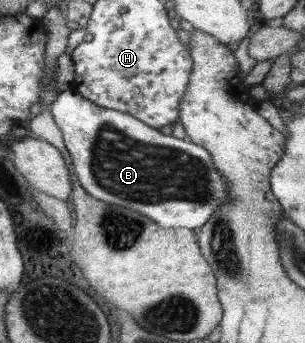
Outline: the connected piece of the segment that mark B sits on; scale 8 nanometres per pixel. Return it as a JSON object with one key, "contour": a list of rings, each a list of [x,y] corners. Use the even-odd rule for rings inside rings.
{"contour":[[[70,90],[62,91],[58,93],[53,104],[50,104],[50,111],[53,117],[53,121],[59,130],[63,144],[65,145],[66,151],[70,156],[70,160],[73,164],[72,171],[76,178],[76,183],[89,194],[95,200],[101,200],[107,204],[119,205],[131,210],[135,210],[139,214],[146,216],[149,220],[152,220],[157,226],[161,228],[187,228],[193,230],[193,228],[201,228],[207,221],[208,218],[215,212],[222,204],[226,204],[229,201],[227,196],[227,186],[225,186],[226,180],[221,178],[218,170],[213,167],[211,162],[211,155],[209,155],[205,148],[192,144],[185,138],[179,140],[179,138],[173,138],[169,136],[163,136],[159,134],[157,130],[145,126],[139,120],[125,114],[124,112],[117,112],[116,110],[109,110],[108,108],[101,108],[96,104],[93,104],[90,100],[79,96],[77,93],[73,93]]]}

